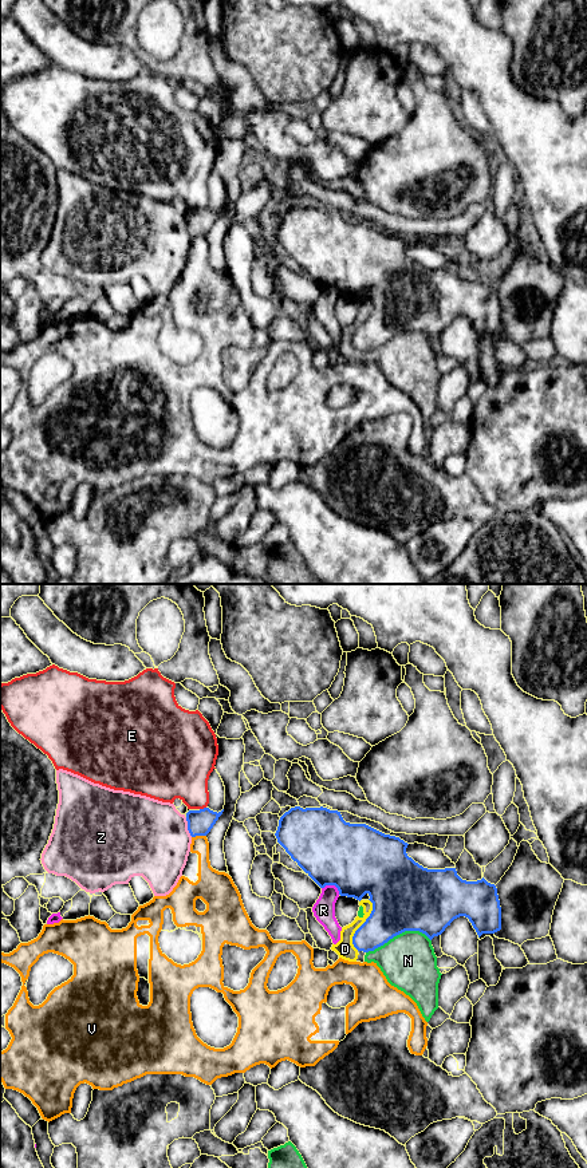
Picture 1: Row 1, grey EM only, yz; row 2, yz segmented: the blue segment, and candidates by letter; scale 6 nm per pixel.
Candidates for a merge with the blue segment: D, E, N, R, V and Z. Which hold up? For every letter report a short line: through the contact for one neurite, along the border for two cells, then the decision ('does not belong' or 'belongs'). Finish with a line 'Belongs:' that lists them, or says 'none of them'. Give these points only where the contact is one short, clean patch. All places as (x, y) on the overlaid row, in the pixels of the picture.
D: does not belong
E: line yz (205, 807), (200, 809); does not belong
N: does not belong
R: line yz (322, 887), (334, 886), (339, 894); does not belong
V: line yz (205, 835), (192, 837); does not belong
Z: line yz (185, 817), (188, 832), (192, 836); does not belong
Belongs: none of them

